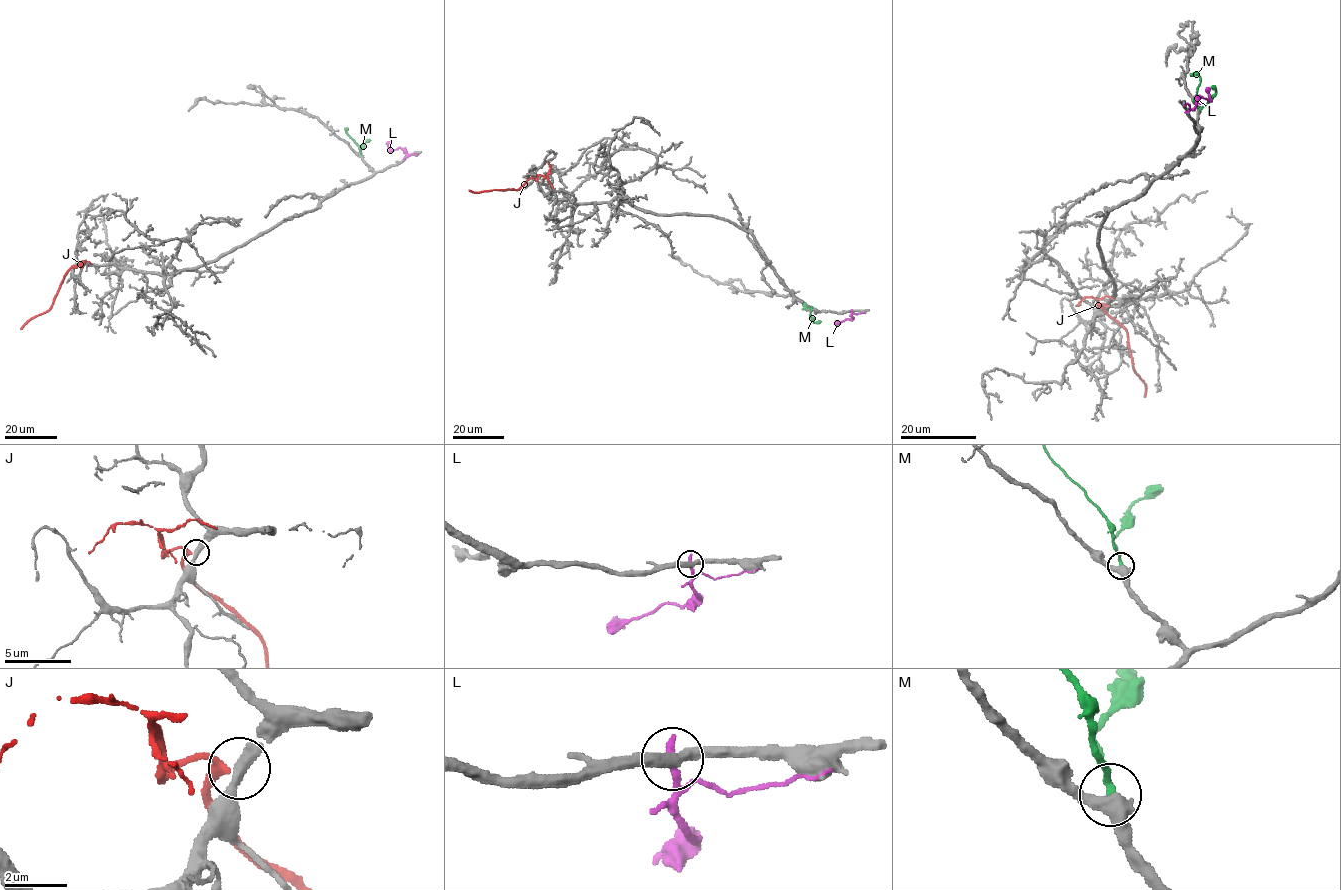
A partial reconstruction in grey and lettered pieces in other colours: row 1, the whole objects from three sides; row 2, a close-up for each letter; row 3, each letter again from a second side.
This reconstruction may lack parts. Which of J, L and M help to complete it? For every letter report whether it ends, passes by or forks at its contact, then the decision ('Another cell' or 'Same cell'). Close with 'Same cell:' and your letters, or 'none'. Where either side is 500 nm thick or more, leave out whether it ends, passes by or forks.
J: It passes by. Same cell
L: It passes by. Another cell
M: It passes by. Another cell
Same cell: J

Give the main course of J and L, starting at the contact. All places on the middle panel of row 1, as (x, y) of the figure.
J: (536, 181), (531, 177), (517, 189), (469, 190)
L: (851, 311), (852, 319), (837, 322), (840, 323)

